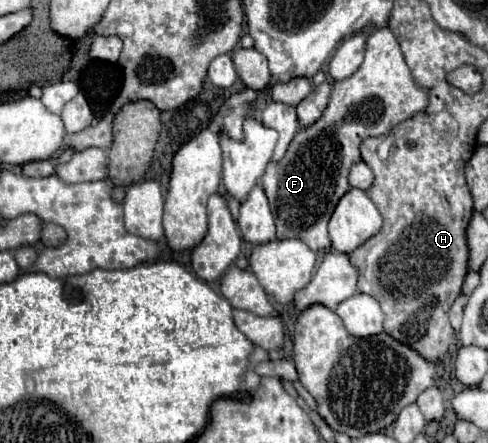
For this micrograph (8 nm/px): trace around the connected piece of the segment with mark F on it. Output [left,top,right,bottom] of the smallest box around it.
[262,27,428,251]

